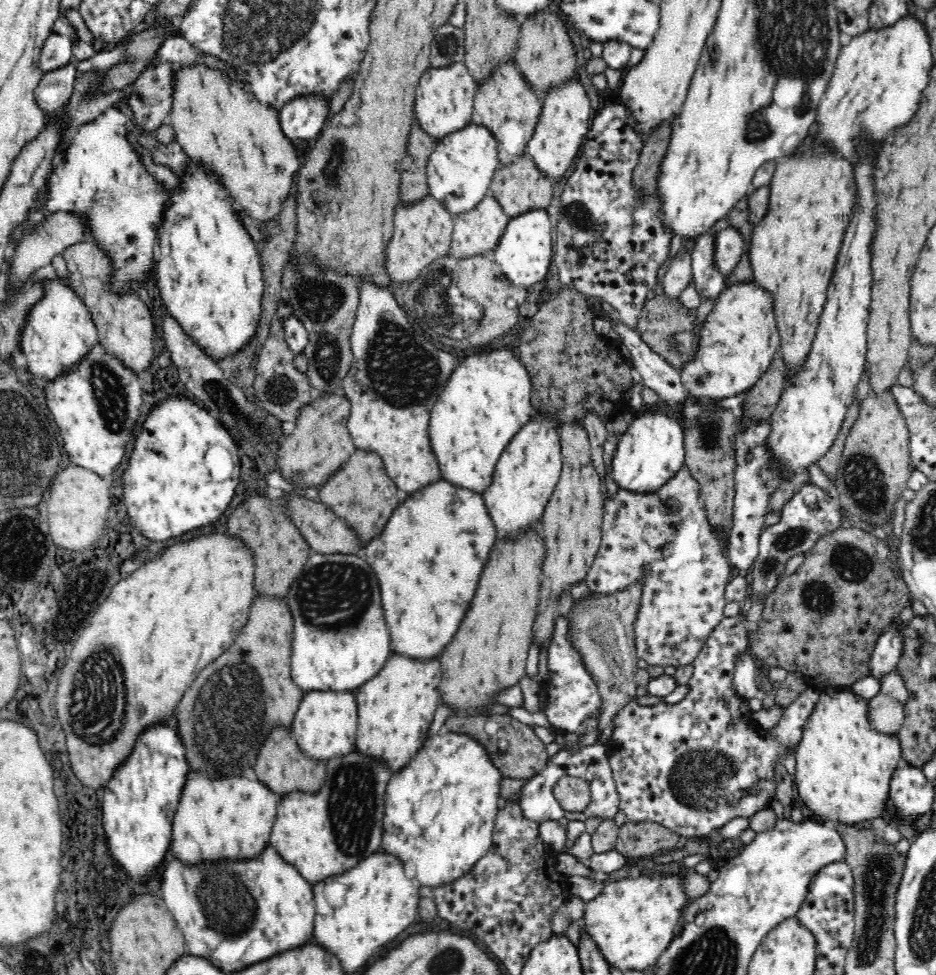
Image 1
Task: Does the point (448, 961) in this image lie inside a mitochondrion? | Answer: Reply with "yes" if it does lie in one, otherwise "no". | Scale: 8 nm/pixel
yes

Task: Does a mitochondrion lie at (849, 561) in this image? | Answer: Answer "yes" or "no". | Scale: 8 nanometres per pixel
yes

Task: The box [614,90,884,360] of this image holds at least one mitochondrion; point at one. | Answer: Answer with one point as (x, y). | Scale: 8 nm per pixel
(758, 128)

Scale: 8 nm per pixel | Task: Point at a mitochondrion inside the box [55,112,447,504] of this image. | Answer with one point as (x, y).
(392, 359)

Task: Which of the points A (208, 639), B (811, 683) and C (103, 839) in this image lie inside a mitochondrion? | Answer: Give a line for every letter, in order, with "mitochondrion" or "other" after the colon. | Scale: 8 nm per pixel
A: other
B: other
C: other

